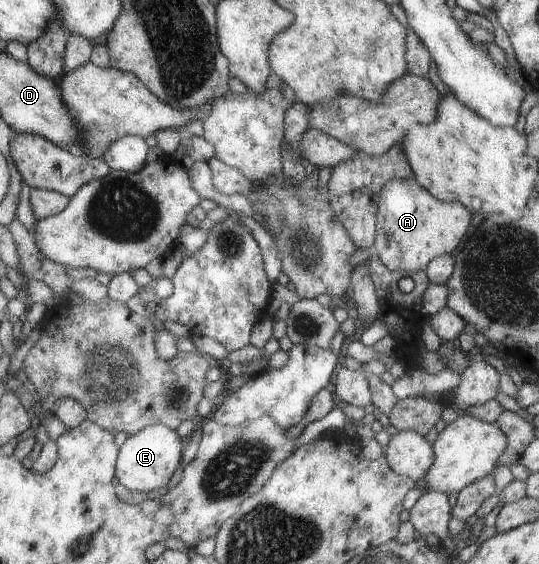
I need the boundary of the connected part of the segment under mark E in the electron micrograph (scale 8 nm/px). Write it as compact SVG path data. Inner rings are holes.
M161 424L145 426L135 434L126 436L126 440L119 447L114 463L114 476L119 484L129 491L143 491L159 487L167 487L167 482L177 466L180 465L181 441L175 430Z

